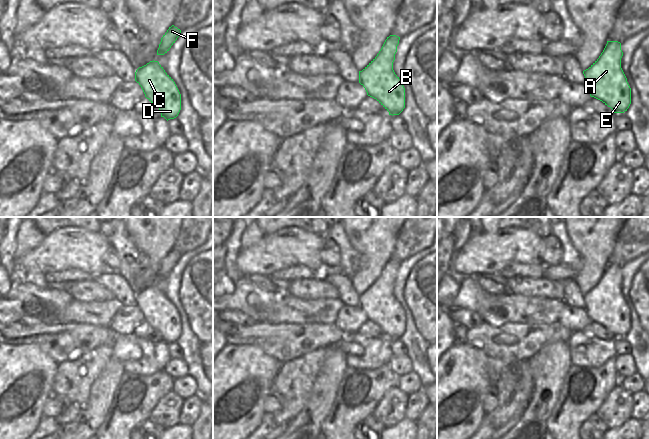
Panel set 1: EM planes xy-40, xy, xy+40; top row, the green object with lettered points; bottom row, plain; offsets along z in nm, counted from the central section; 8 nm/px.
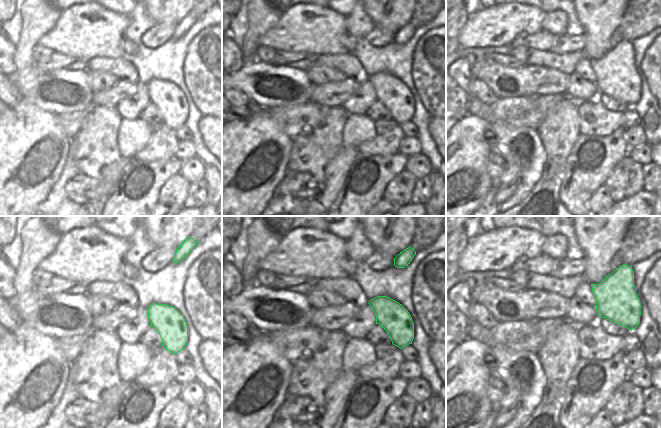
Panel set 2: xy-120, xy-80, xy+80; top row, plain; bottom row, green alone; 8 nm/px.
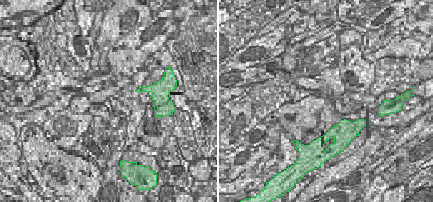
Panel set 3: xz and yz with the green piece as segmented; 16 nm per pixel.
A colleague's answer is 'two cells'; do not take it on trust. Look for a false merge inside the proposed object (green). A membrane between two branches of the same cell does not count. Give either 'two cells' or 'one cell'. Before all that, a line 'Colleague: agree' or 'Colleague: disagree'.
Colleague: disagree
one cell

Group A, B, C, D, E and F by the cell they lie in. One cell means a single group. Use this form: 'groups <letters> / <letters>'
groups A B C D E F

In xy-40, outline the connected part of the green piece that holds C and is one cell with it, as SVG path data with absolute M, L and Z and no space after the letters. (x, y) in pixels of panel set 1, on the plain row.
M150 285L135 296L135 305L141 310L145 321L161 336L167 345L178 340L181 334L181 318L173 303L165 296L158 285Z

